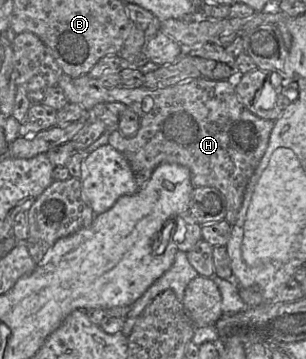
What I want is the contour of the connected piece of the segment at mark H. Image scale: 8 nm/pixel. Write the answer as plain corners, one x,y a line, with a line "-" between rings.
62,75
57,86
63,90
68,103
90,111
99,103
120,102
132,109
139,117
140,128
132,137
123,136
116,128
110,128
108,143
129,162
139,189
147,184
153,171
161,164
172,163
189,169
194,187
214,187
226,200
225,220
233,227
241,208
247,184
265,153
274,121
252,113
238,98
234,82
227,80
194,79
163,89
150,90
143,86
125,88
103,87
98,79
88,75
71,78

